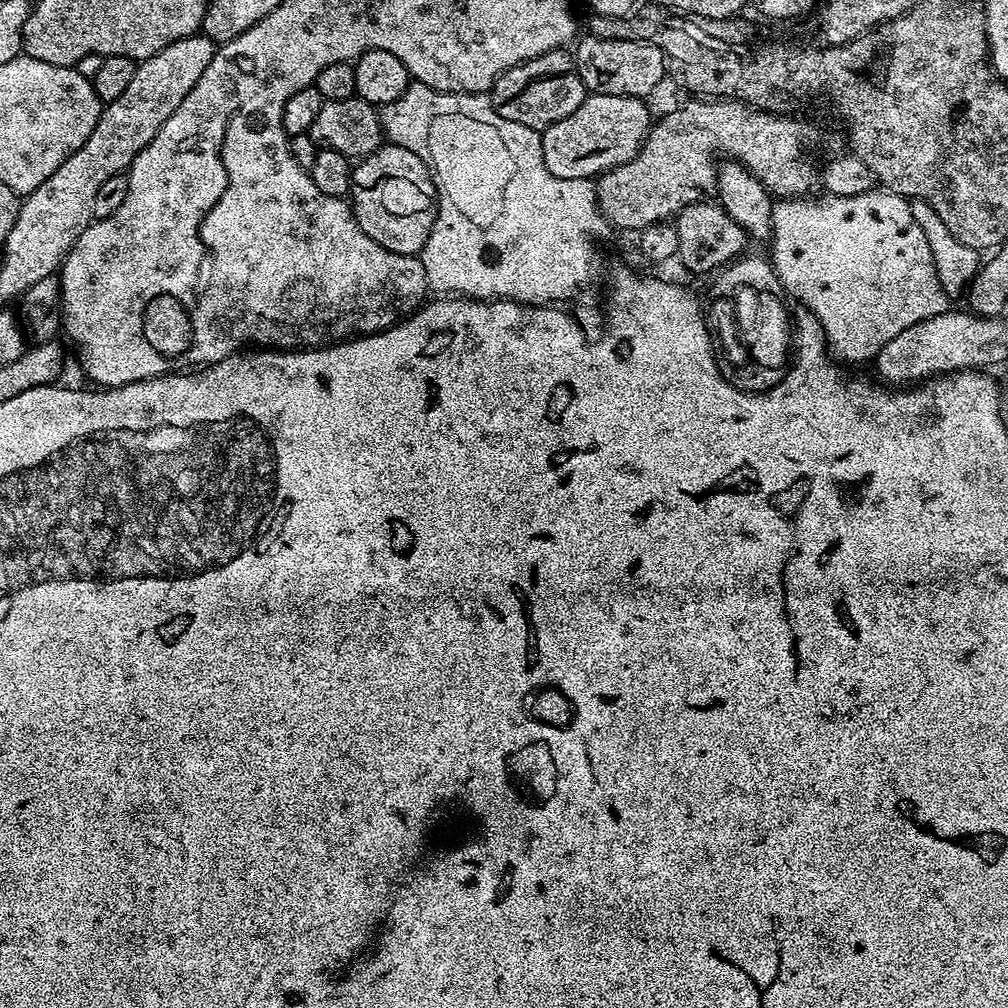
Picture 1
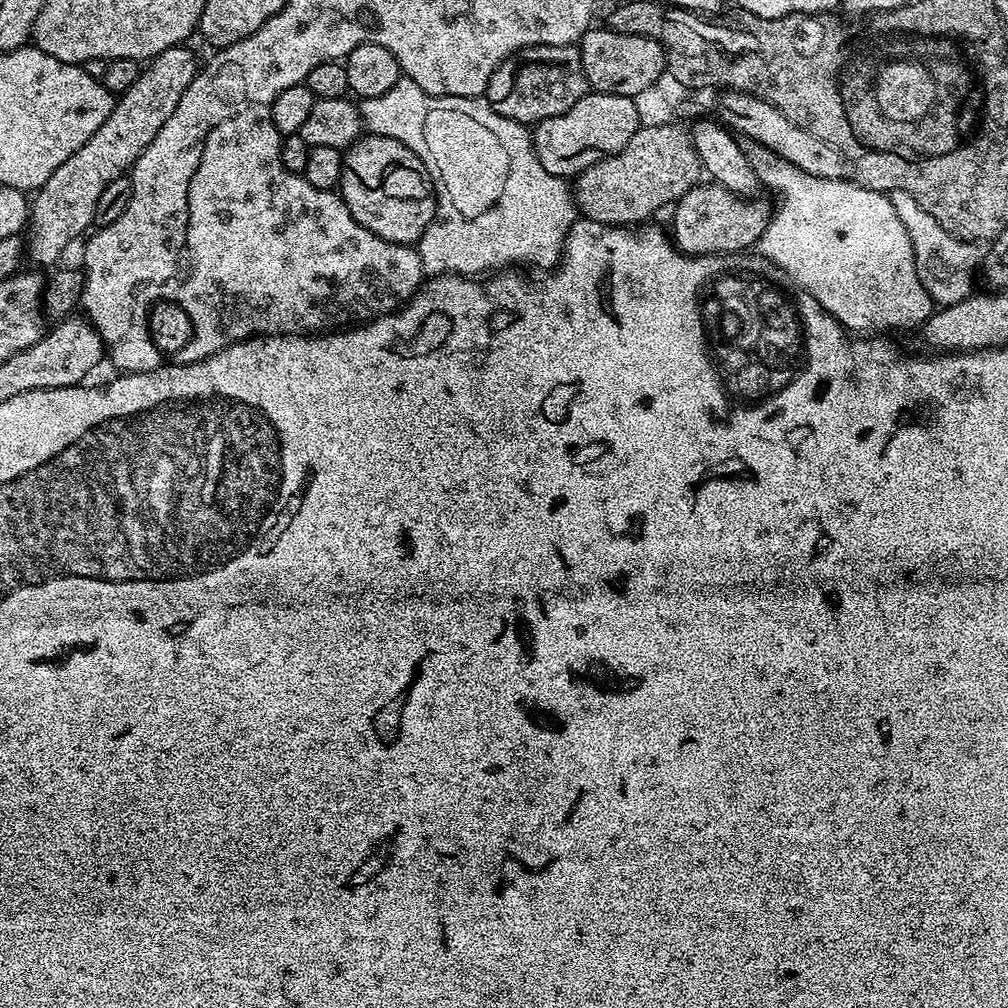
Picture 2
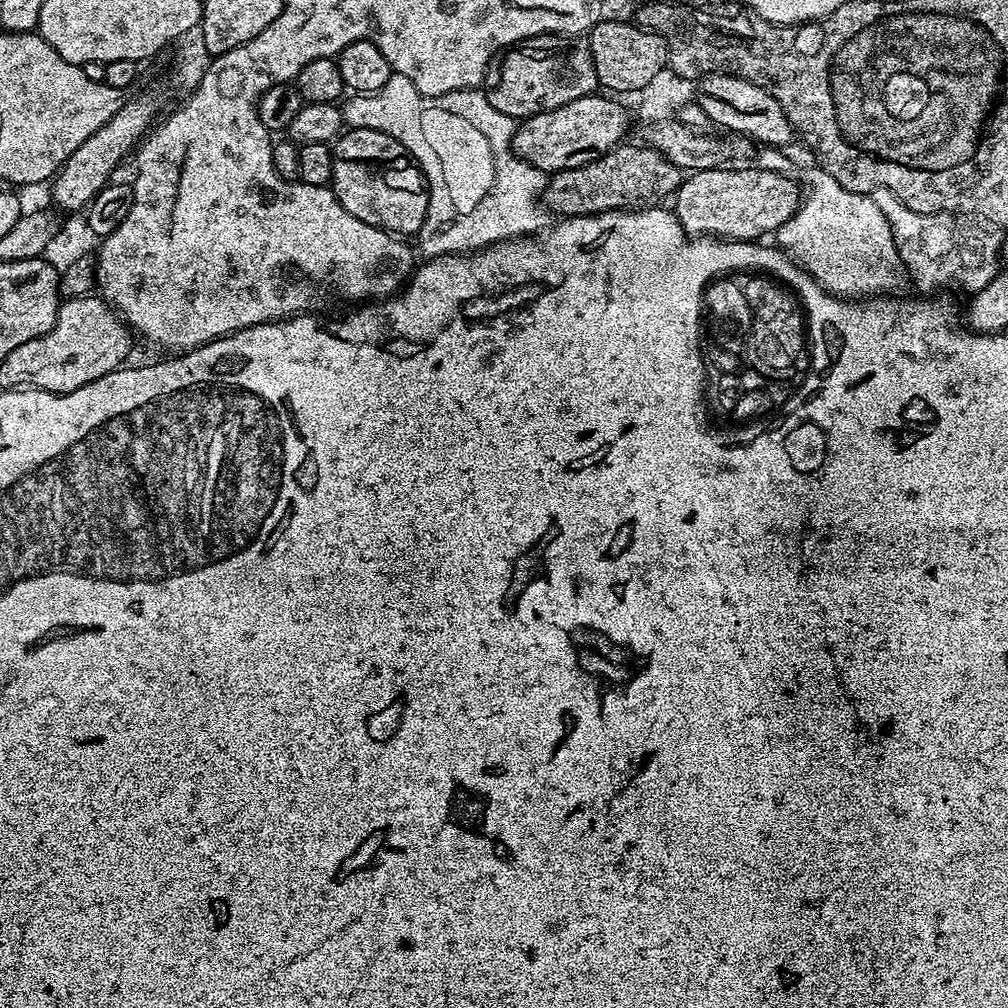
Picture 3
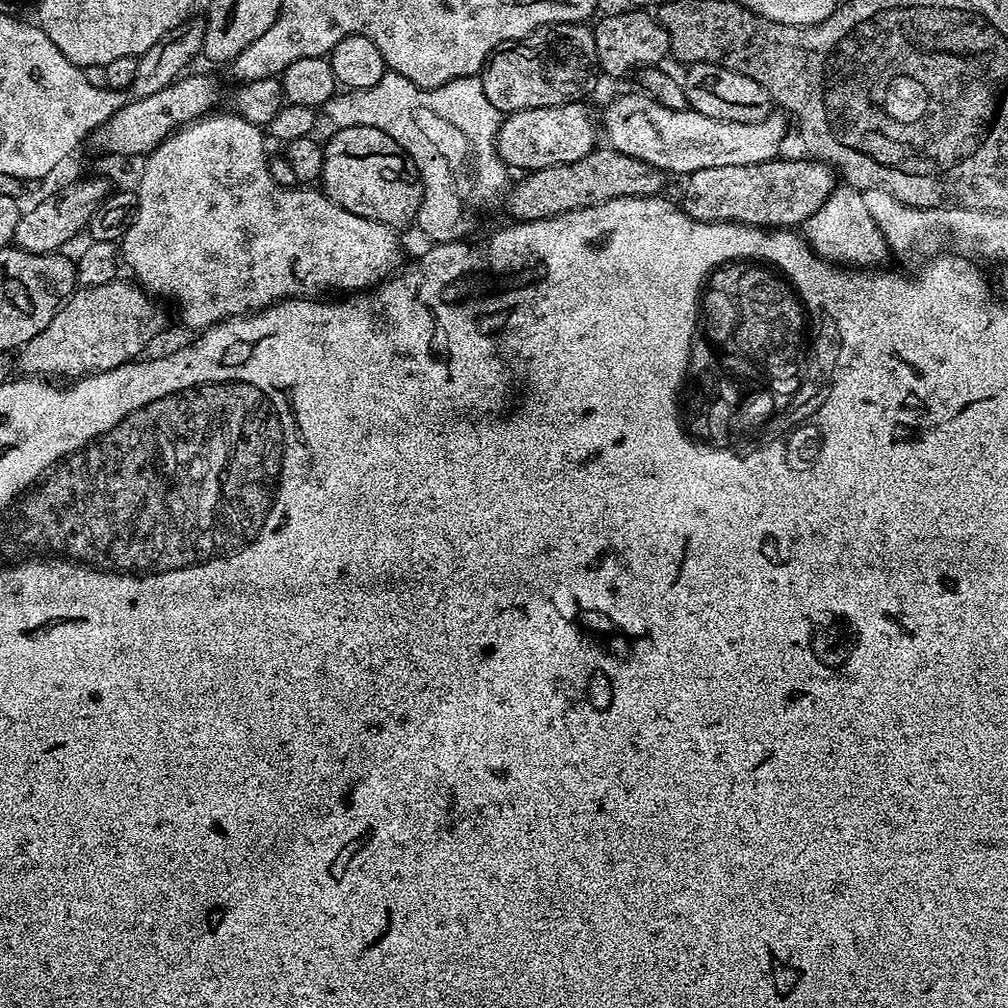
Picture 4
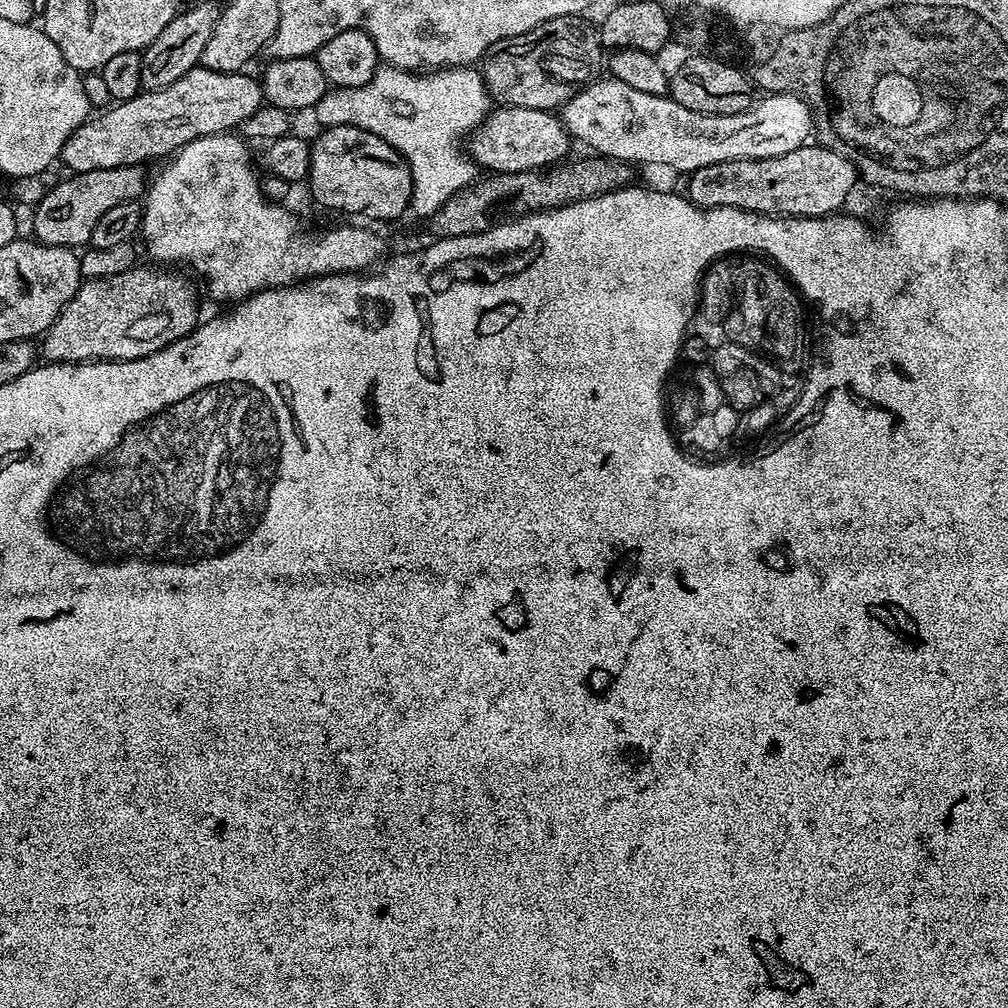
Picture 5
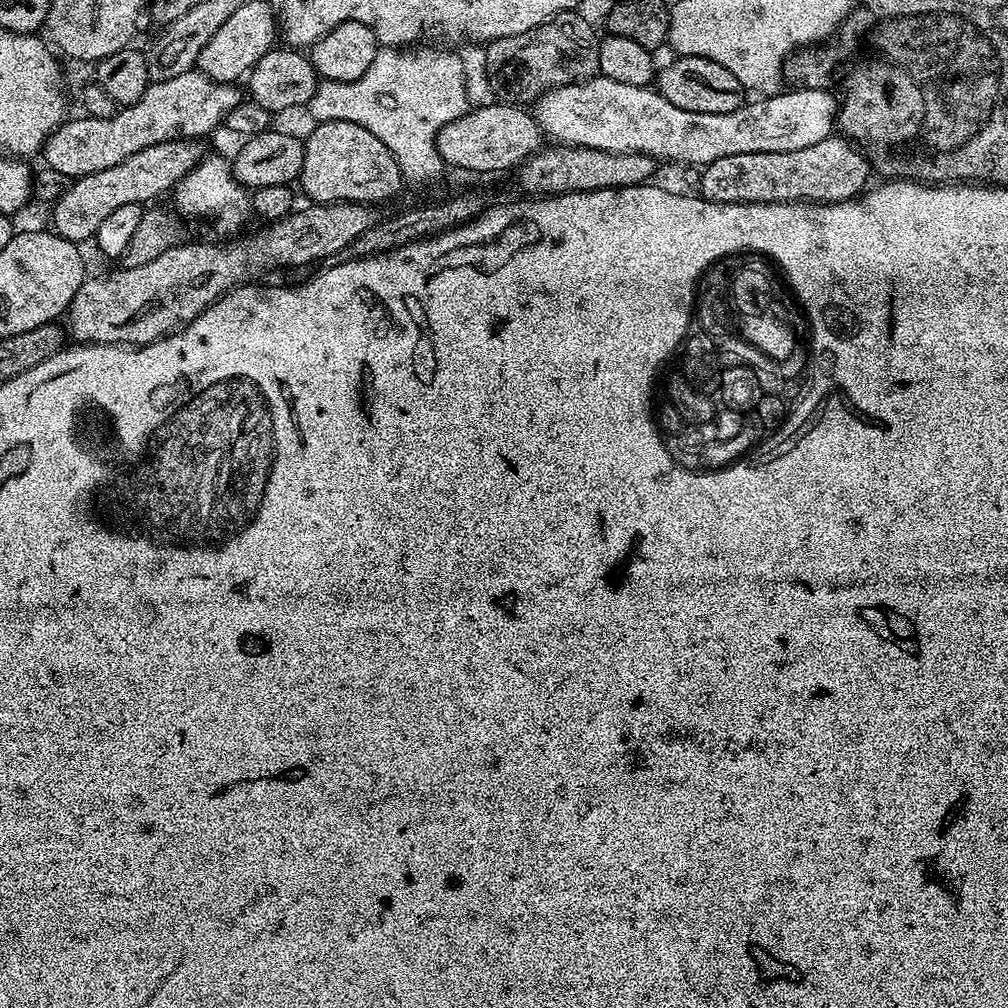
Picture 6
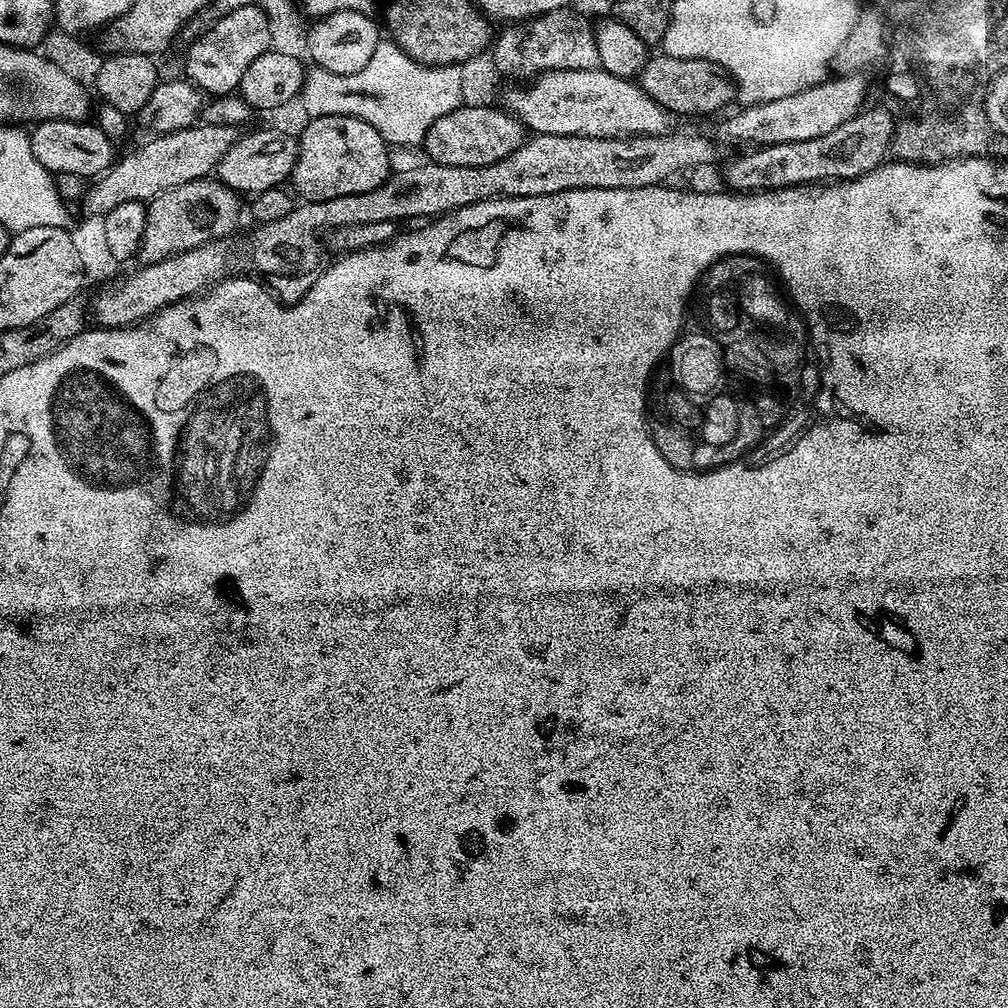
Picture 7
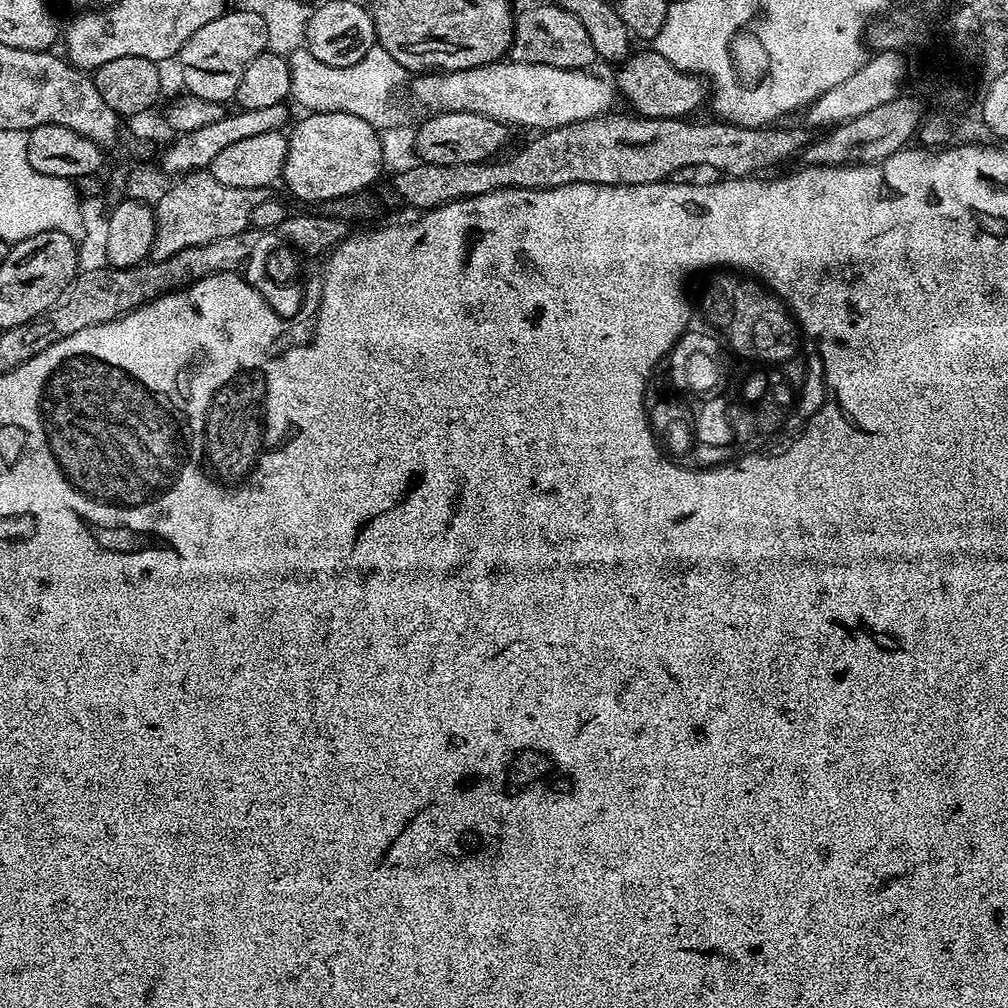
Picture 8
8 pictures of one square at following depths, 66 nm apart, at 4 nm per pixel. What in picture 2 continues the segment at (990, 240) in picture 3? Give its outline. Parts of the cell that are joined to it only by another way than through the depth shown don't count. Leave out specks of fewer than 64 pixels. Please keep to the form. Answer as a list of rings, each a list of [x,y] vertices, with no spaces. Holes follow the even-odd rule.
[[[893,190],[888,195],[896,214],[910,232],[916,263],[933,303],[939,307],[948,307],[973,295],[974,280],[983,267],[981,247],[973,241],[960,240],[950,235],[932,214],[922,210],[918,202],[904,190]]]

